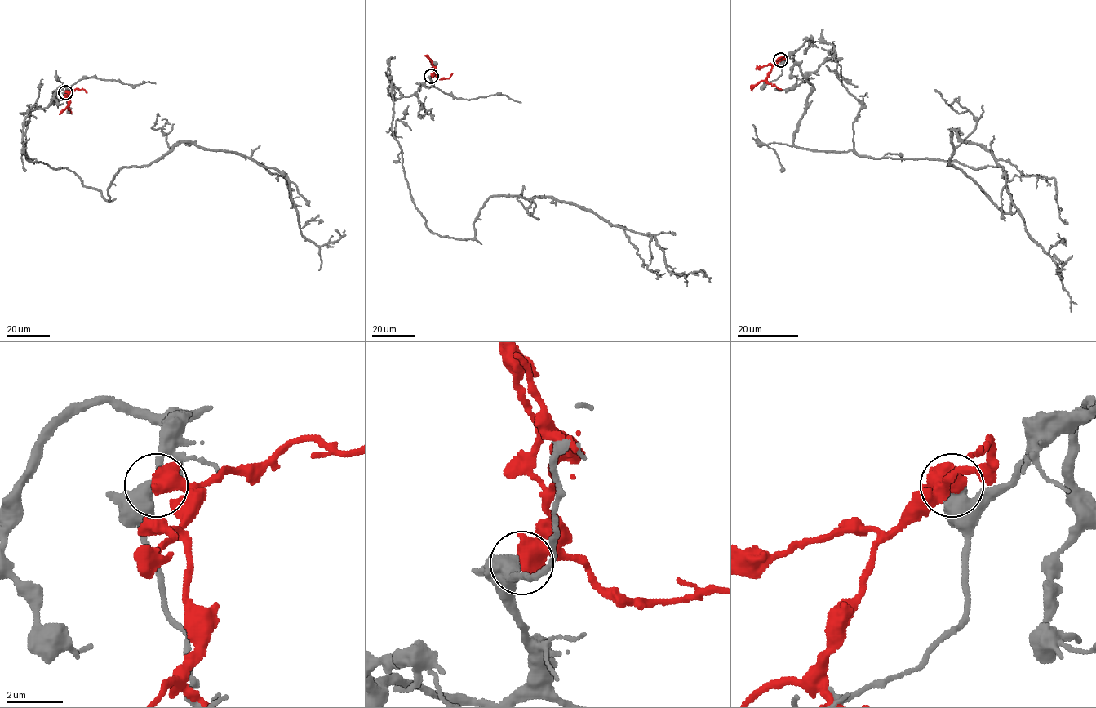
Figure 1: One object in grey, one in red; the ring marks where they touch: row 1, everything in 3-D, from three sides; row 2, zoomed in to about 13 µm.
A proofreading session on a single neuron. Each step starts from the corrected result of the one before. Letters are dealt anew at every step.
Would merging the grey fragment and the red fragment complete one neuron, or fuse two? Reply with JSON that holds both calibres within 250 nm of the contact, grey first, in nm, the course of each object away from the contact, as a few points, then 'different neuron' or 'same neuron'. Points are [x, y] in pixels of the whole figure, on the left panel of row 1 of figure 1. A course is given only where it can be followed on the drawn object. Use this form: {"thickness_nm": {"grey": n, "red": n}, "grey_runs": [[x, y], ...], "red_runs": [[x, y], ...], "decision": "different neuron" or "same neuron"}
{"thickness_nm": {"grey": 550, "red": 750}, "grey_runs": [[65, 92], [24, 119], [28, 160], [108, 200], [183, 141], [231, 151], [283, 174], [306, 238], [335, 229]], "red_runs": [[65, 92], [68, 105], [59, 114]], "decision": "different neuron"}

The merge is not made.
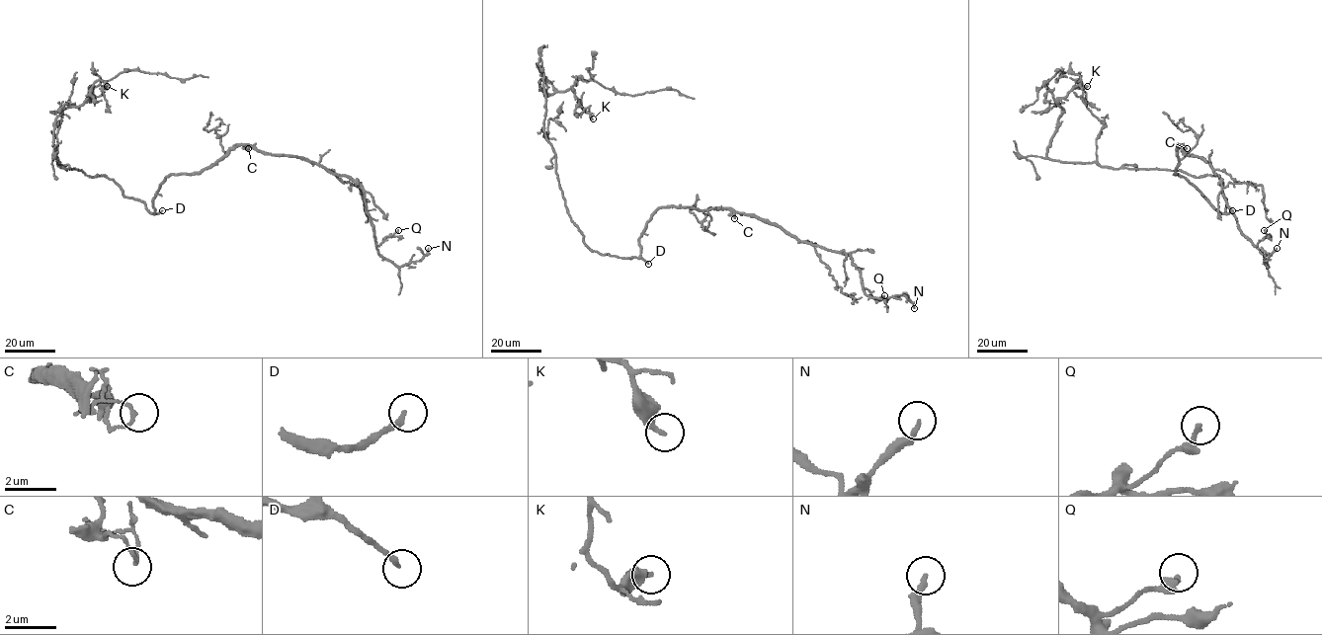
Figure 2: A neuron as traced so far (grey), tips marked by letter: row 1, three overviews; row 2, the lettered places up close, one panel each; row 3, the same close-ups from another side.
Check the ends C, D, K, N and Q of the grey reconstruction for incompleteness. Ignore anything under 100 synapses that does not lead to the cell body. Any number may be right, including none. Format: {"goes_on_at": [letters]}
{"goes_on_at": ["D"]}

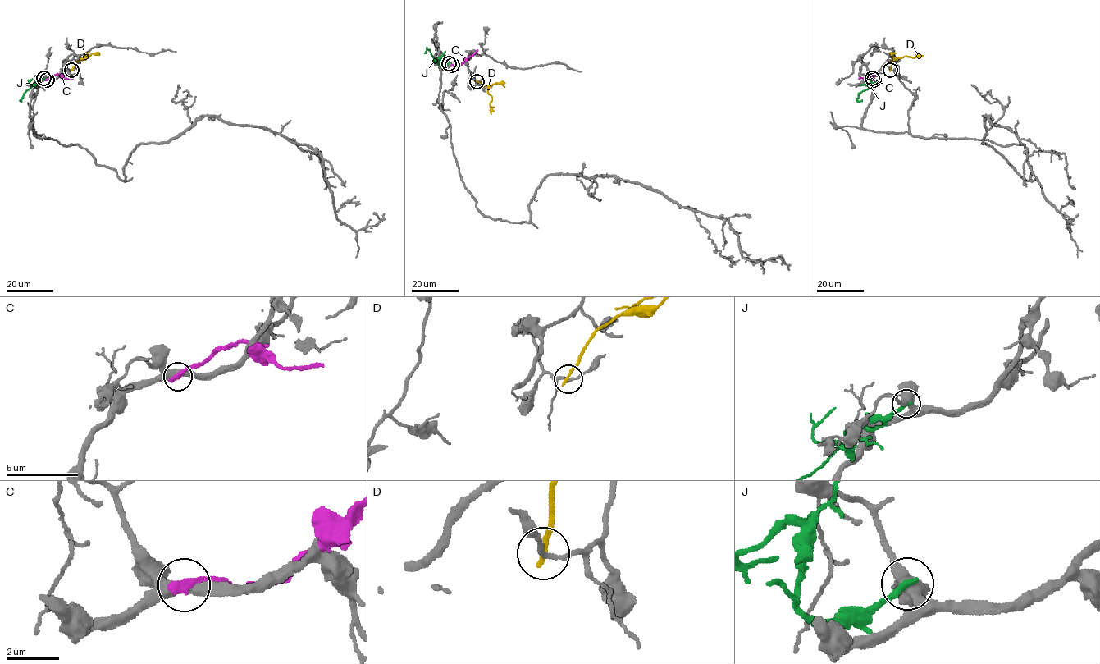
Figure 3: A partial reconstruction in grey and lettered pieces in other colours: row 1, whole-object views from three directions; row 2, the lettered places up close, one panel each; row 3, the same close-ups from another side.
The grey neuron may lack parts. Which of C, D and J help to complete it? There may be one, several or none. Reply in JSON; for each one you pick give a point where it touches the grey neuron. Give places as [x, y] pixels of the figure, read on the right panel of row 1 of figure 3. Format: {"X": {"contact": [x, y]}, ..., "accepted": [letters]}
{"accepted": []}

